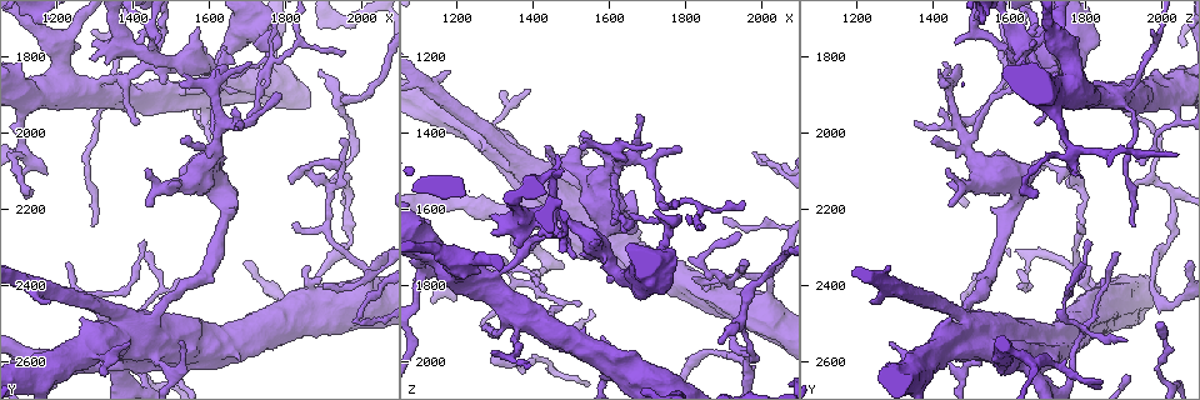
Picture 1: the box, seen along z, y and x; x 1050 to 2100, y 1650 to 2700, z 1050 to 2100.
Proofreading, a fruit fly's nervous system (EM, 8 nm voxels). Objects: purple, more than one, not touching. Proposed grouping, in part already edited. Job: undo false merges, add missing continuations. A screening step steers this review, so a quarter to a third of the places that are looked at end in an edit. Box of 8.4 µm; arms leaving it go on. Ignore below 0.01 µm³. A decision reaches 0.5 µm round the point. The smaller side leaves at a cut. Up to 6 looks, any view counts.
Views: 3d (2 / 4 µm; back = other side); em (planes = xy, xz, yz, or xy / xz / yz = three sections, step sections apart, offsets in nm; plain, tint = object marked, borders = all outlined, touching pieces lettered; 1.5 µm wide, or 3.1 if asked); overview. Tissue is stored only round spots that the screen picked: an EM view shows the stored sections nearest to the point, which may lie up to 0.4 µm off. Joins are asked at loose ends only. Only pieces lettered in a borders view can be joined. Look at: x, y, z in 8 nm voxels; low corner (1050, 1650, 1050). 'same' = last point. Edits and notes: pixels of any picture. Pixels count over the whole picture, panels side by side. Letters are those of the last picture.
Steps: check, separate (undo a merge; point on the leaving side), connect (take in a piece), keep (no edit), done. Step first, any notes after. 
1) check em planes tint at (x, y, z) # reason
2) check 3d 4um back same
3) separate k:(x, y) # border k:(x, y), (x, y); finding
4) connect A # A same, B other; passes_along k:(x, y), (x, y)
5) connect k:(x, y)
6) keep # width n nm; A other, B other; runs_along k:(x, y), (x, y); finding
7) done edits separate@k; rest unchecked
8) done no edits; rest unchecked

check em xz step 8 tint at (1300, 2240, 1930) # end of a long branch

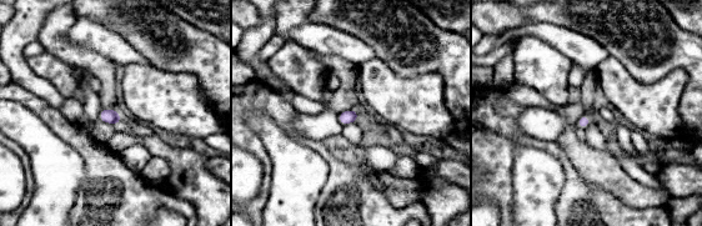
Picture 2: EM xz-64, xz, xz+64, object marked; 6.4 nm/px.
check em planes borders same # another direction

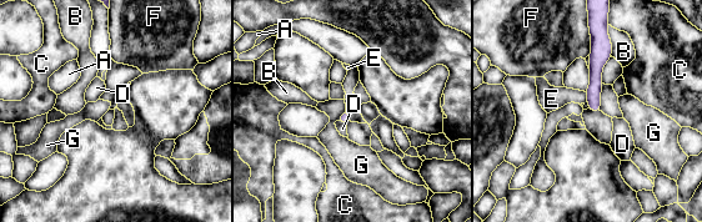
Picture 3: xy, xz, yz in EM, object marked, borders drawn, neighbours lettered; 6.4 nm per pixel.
keep # A other, B other, C other, D other, E other, F other, G other; border 3:(337, 120), (346, 125); no lettered piece goes on from it

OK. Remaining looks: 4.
check em xy step 8 tint at (1385, 1855, 1700) # branch point

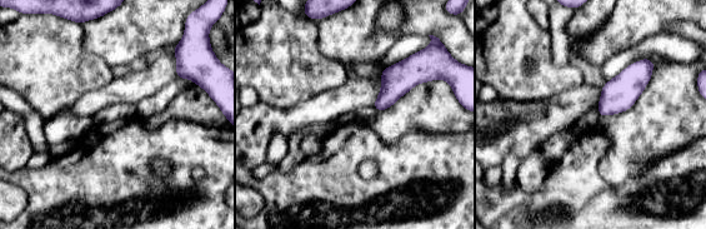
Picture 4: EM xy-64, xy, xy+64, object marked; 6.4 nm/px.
check em planes borders same # another direction

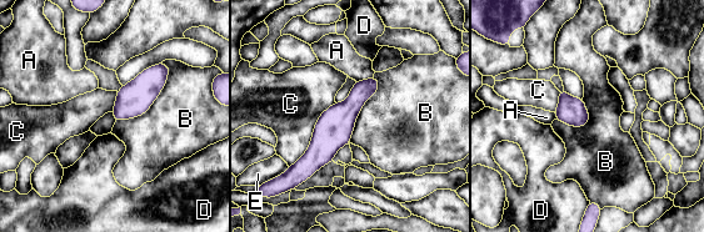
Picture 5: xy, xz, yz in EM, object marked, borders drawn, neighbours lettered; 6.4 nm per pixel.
keep # width 180 nm; A other, B other, C other, D other, E other; border 5:(166, 64), (154, 102), (115, 122); all the same neuron

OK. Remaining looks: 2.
check em xz step 4 borders at (1575, 2070, 1940)

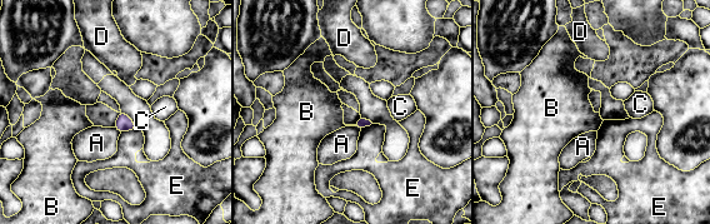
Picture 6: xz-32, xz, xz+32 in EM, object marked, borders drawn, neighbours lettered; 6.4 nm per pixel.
check em planes borders same

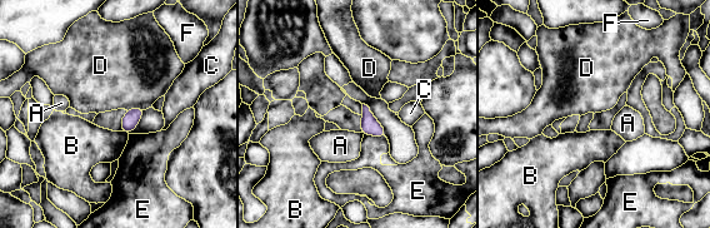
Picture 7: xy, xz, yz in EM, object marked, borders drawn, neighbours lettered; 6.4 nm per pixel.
keep # A other, B other, C other, D other, E other, F other; none of them fits

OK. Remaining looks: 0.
done no edits; rest unchecked

